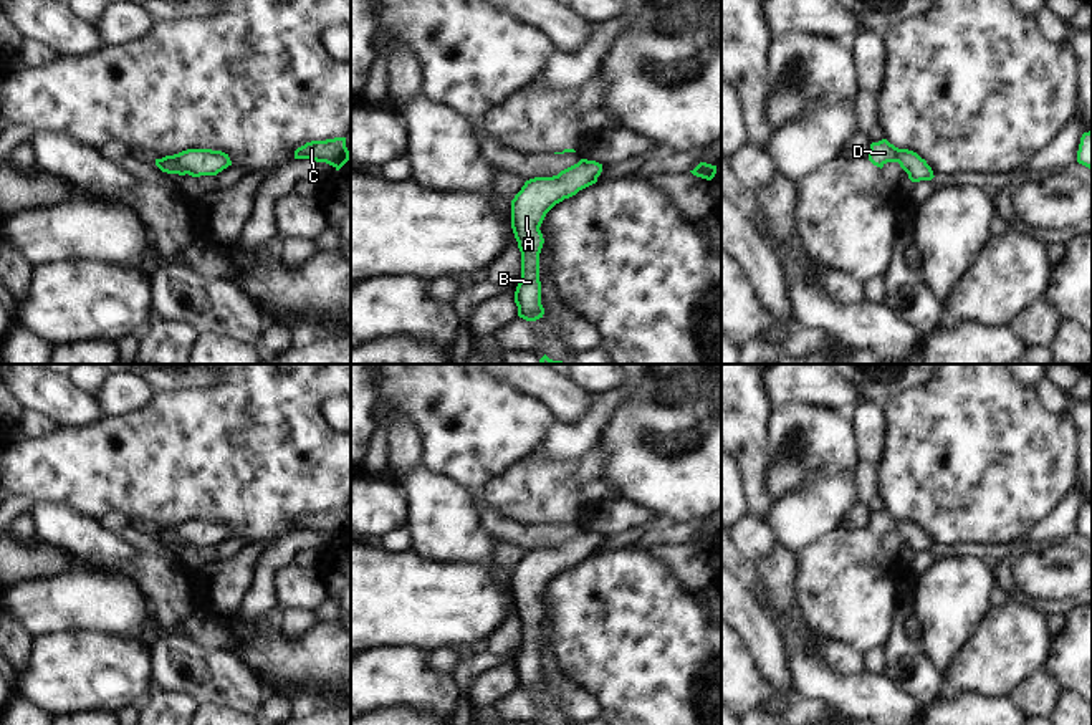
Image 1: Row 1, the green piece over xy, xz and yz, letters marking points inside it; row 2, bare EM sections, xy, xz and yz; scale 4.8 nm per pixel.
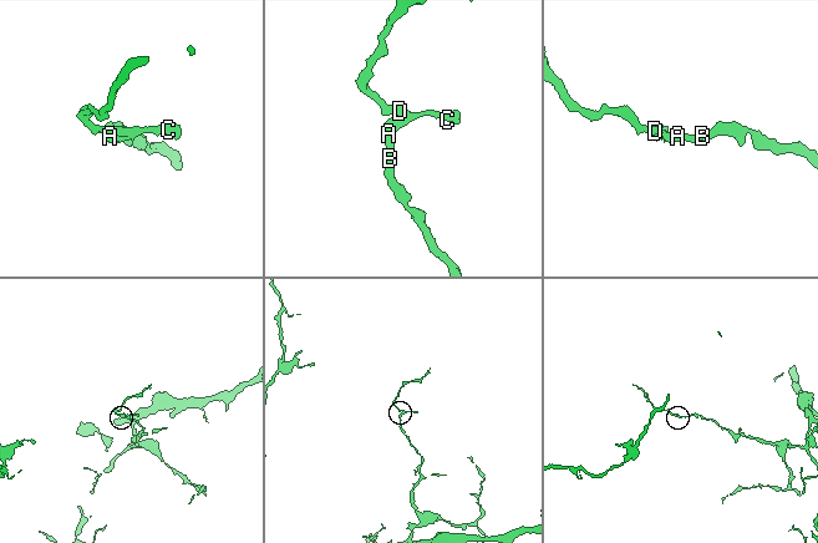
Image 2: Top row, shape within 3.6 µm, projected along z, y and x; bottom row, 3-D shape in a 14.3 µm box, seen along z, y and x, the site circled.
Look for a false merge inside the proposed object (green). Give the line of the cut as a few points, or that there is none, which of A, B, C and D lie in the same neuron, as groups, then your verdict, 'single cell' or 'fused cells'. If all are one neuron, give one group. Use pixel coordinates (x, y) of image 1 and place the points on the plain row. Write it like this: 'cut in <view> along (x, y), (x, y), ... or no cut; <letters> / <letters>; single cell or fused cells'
no cut; A B C D; single cell

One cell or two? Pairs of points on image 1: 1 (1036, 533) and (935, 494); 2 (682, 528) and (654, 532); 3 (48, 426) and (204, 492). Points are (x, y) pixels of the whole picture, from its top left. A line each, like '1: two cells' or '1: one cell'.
1: two cells
2: one cell
3: two cells

